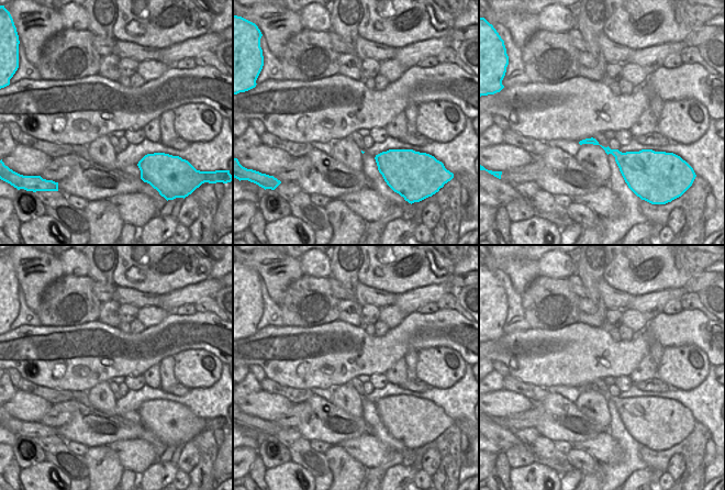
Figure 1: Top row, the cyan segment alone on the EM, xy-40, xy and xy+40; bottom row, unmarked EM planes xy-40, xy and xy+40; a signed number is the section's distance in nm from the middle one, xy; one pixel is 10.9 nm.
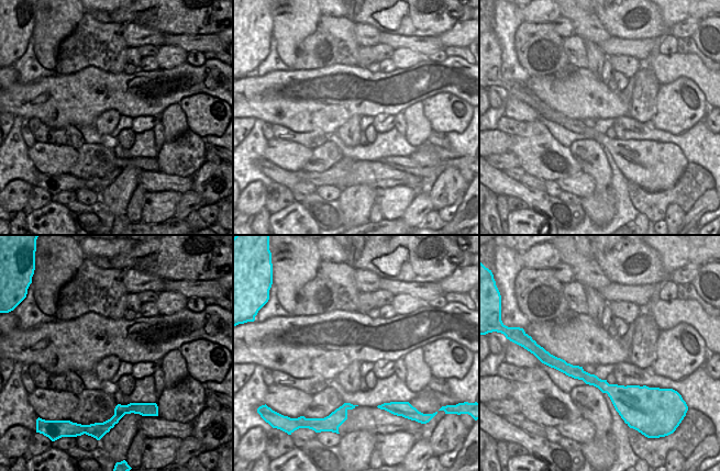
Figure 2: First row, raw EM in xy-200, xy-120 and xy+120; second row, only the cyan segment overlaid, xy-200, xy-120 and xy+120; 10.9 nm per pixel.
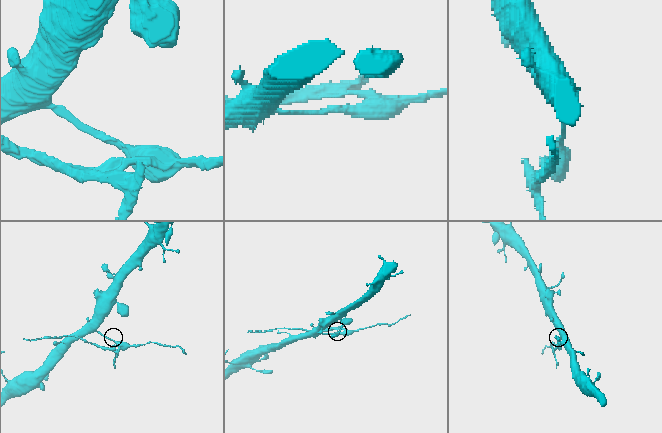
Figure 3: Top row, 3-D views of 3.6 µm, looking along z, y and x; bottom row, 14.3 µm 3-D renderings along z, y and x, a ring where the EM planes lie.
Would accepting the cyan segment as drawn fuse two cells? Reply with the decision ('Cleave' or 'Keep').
Cleave

